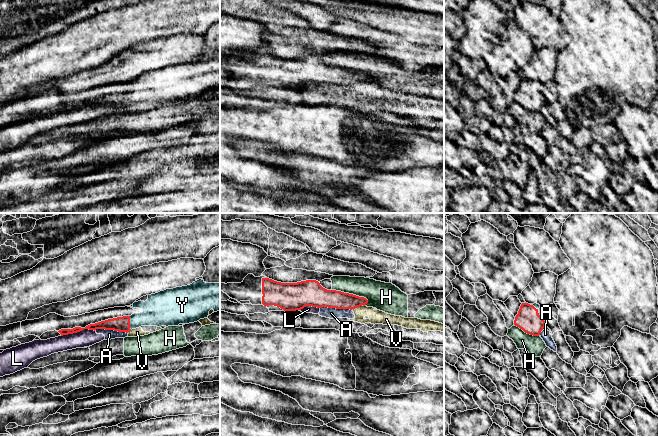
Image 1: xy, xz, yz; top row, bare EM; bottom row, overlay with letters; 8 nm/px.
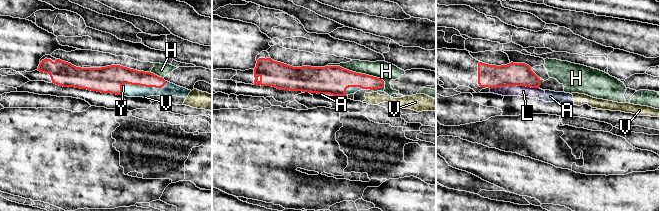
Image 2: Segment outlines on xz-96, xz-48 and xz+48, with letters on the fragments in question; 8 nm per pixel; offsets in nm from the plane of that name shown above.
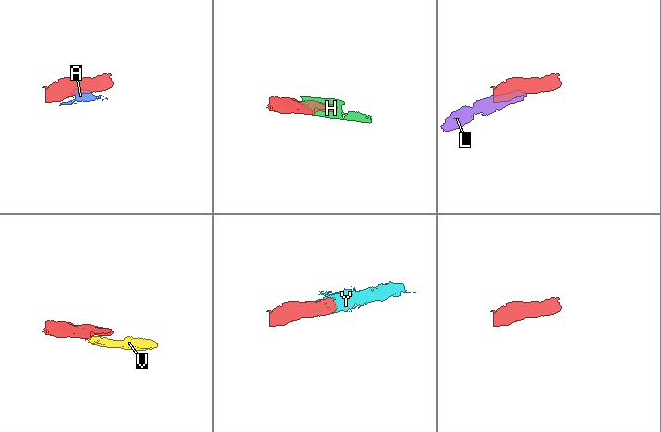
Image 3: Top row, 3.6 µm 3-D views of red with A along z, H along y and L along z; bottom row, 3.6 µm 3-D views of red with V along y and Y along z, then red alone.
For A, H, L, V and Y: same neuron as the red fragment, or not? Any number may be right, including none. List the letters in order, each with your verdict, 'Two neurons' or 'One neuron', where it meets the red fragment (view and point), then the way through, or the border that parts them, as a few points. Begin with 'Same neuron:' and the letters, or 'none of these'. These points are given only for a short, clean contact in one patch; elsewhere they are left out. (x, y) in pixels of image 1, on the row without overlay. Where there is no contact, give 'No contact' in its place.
Same neuron: Y
A: Two neurons. Touches red at xy (111, 105). Boundary: xy (94, 106), (113, 105), (127, 109)
H: Two neurons. Touches red at xz (351, 70)
L: Two neurons. Touches red at xy (77, 107). Boundary: xy (94, 106), (82, 105), (61, 112)
V: Two neurons. Touches red at xz (356, 83). Boundary: xz (361, 81), (351, 85)
Y: One neuron. Touches red at xy (129, 99)

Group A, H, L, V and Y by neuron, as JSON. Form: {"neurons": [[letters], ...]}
{"neurons": [["A", "L", "V"], ["H"], ["Y"]]}

